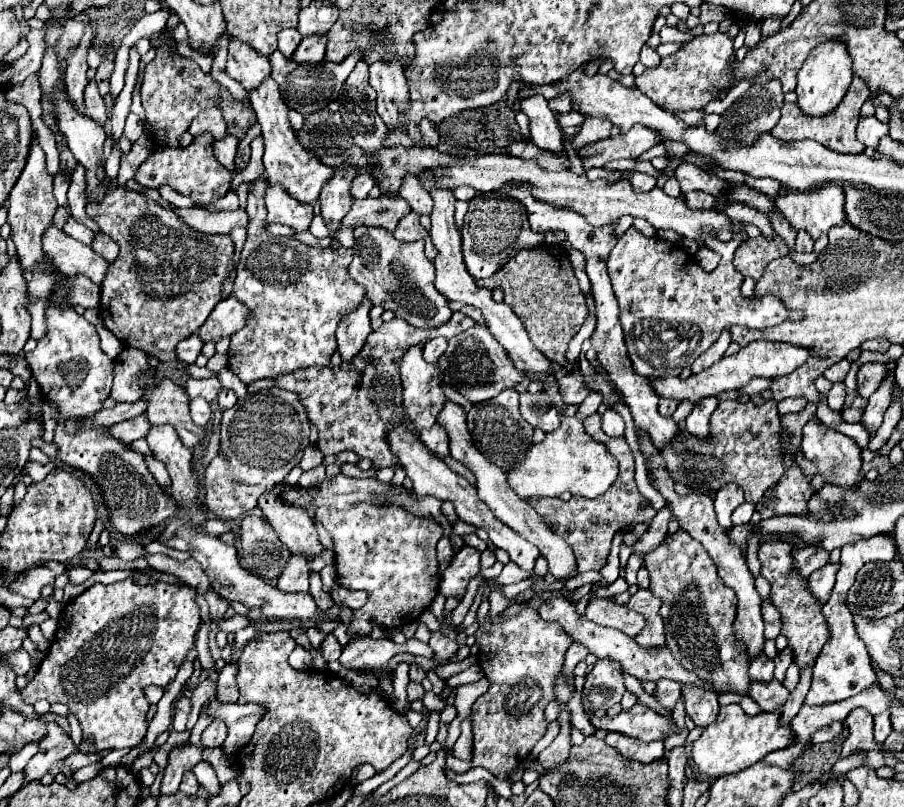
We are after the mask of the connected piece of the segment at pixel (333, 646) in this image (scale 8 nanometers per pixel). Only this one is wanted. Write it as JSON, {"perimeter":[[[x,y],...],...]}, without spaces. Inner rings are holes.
{"perimeter":[[[327,635],[323,645],[321,645],[321,653],[323,653],[323,659],[329,663],[329,661],[337,661],[339,655],[341,655],[341,643],[335,639],[335,635]]]}

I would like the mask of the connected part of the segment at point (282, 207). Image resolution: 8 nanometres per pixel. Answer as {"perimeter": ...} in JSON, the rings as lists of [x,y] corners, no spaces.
{"perimeter":[[[279,185],[267,187],[265,205],[267,205],[269,223],[283,223],[283,225],[295,229],[297,233],[309,231],[311,219],[313,219],[313,207],[289,197],[289,193],[283,187],[279,187]]]}

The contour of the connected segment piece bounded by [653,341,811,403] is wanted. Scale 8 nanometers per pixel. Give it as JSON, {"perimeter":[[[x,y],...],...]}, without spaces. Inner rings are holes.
{"perimeter":[[[751,341],[739,353],[735,353],[731,357],[723,357],[719,363],[715,363],[715,367],[709,367],[709,369],[701,371],[699,375],[691,375],[689,379],[679,379],[679,377],[655,379],[653,389],[663,397],[671,397],[677,401],[689,399],[695,403],[697,399],[707,397],[707,395],[719,395],[729,389],[741,389],[753,377],[769,377],[771,379],[771,377],[789,375],[791,371],[795,371],[795,367],[801,367],[809,359],[809,355],[811,355],[811,351],[807,351],[805,347],[791,347],[787,343],[771,343],[771,341]]]}

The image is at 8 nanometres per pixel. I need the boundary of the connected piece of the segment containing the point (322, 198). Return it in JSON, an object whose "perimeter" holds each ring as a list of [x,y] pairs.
{"perimeter":[[[337,167],[333,177],[323,185],[319,195],[321,217],[331,231],[337,231],[341,219],[351,209],[355,197],[351,195],[351,183],[359,175],[359,171],[351,171],[351,167]]]}

